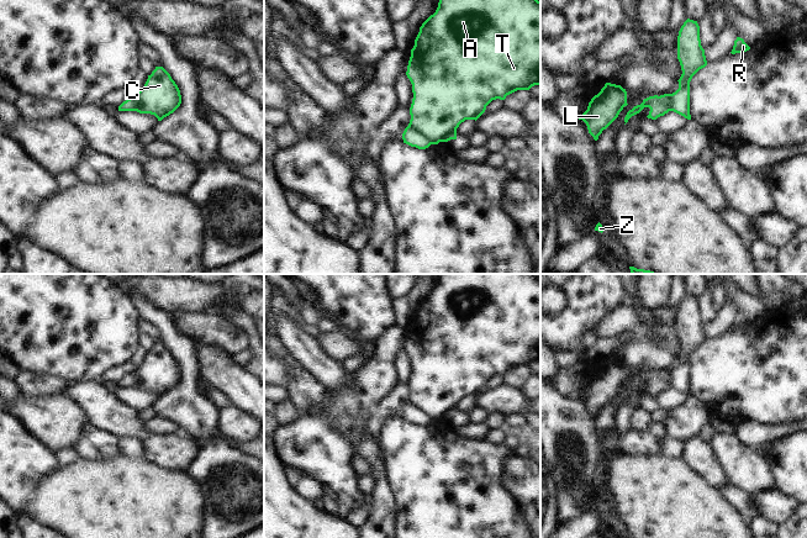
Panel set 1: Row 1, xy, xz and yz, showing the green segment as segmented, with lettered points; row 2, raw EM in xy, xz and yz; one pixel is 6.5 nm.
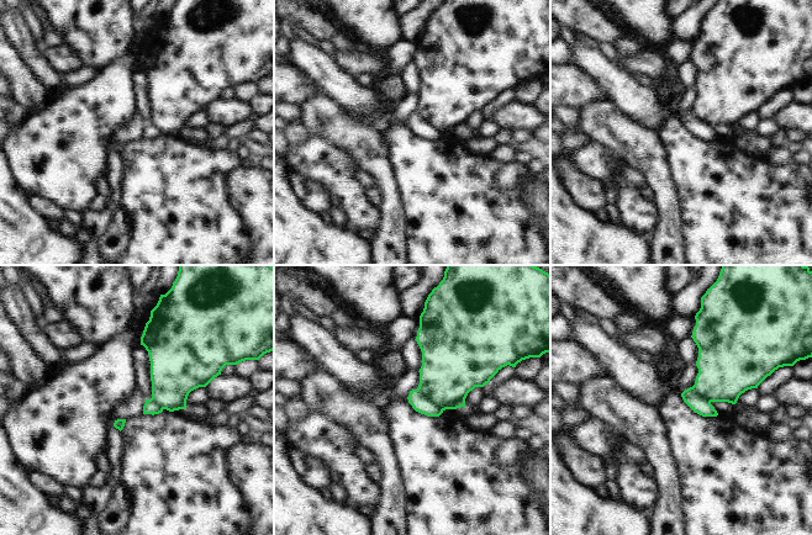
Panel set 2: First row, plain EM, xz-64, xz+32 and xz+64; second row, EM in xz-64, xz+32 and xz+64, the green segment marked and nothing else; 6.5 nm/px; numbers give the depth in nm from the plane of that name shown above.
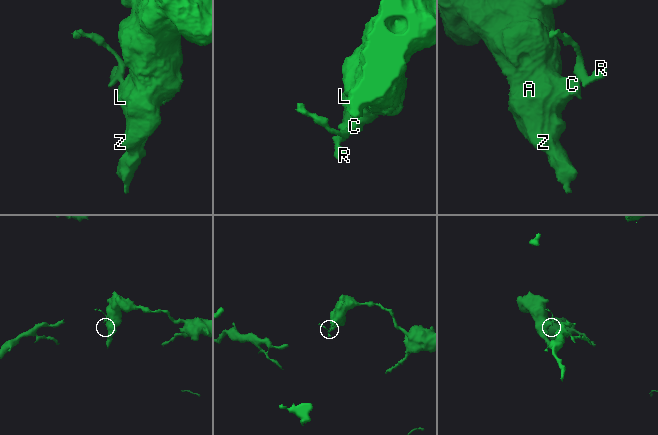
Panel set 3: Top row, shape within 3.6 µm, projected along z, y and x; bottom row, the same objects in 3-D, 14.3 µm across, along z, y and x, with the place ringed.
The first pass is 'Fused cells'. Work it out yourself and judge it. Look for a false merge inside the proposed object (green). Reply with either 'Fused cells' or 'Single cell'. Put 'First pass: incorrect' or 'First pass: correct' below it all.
Fused cells
First pass: correct

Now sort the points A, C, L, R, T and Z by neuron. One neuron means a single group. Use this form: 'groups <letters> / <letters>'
groups A C L T Z / R

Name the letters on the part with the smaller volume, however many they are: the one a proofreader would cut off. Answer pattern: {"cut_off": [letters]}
{"cut_off": ["R"]}

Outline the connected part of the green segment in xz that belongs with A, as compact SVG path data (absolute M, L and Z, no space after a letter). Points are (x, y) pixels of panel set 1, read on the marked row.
M439 0L438 7L420 27L420 32L411 49L406 72L412 84L413 99L410 107L410 127L426 137L432 144L457 139L457 128L465 120L478 120L486 106L496 99L505 100L517 90L529 90L540 85L540 1L538 0Z

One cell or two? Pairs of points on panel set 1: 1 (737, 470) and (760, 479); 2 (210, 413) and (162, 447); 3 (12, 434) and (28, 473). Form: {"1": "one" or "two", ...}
{"1": "one", "2": "two", "3": "one"}

